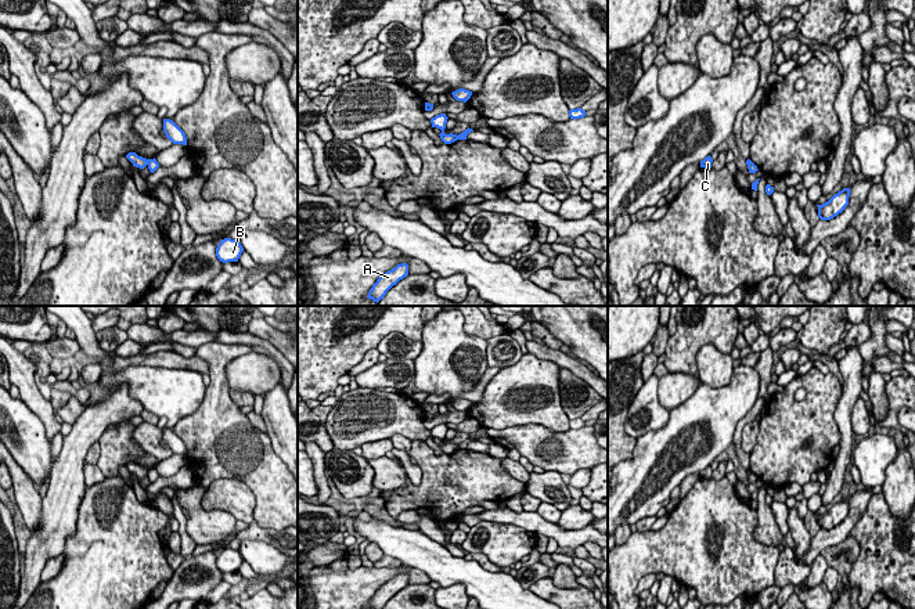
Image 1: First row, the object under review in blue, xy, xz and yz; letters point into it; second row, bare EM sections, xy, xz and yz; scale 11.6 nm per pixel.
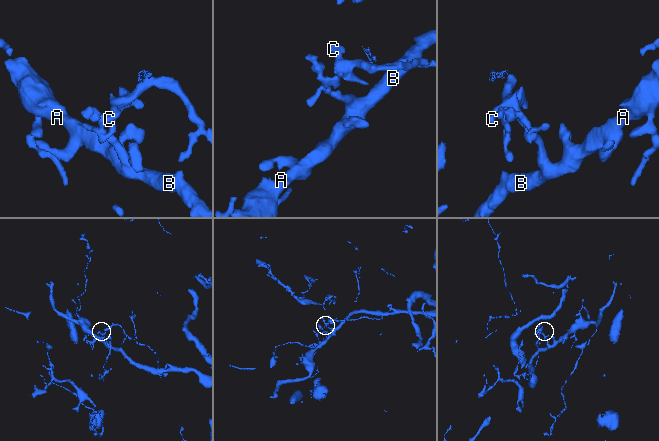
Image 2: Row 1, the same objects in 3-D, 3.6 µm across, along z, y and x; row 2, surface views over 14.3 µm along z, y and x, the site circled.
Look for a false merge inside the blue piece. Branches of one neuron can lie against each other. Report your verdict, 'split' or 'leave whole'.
split

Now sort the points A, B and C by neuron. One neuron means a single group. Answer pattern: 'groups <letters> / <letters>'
groups A B / C

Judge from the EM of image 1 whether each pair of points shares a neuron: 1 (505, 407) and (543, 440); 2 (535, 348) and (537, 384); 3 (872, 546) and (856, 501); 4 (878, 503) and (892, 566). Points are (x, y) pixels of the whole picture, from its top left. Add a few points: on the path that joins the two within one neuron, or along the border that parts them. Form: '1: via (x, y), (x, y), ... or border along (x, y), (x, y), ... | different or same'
1: border along (494, 428), (544, 425), (558, 432) | different
2: border along (529, 352), (541, 359), (548, 359), (559, 367) | different
3: border along (874, 494), (865, 512), (849, 536) | different
4: via (878, 518), (878, 532), (889, 546), (889, 551) | same

